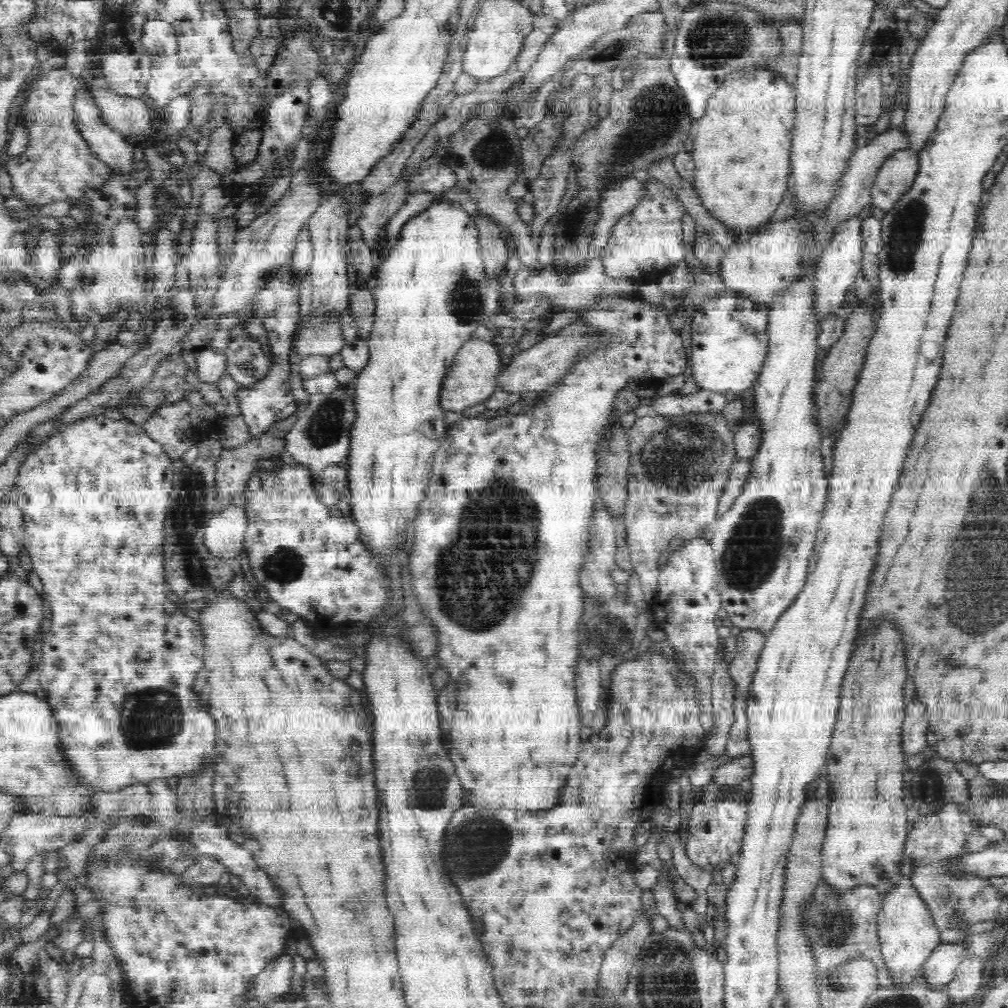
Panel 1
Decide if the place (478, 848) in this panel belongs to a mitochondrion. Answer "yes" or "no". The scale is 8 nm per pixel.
yes

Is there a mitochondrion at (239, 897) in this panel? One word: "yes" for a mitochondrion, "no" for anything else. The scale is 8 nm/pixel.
no

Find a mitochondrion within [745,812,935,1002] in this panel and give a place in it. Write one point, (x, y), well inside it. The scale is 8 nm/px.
(833, 928)

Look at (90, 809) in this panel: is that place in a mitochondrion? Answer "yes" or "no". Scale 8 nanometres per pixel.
no

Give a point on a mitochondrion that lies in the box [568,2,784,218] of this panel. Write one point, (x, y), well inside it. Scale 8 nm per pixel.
(710, 41)

